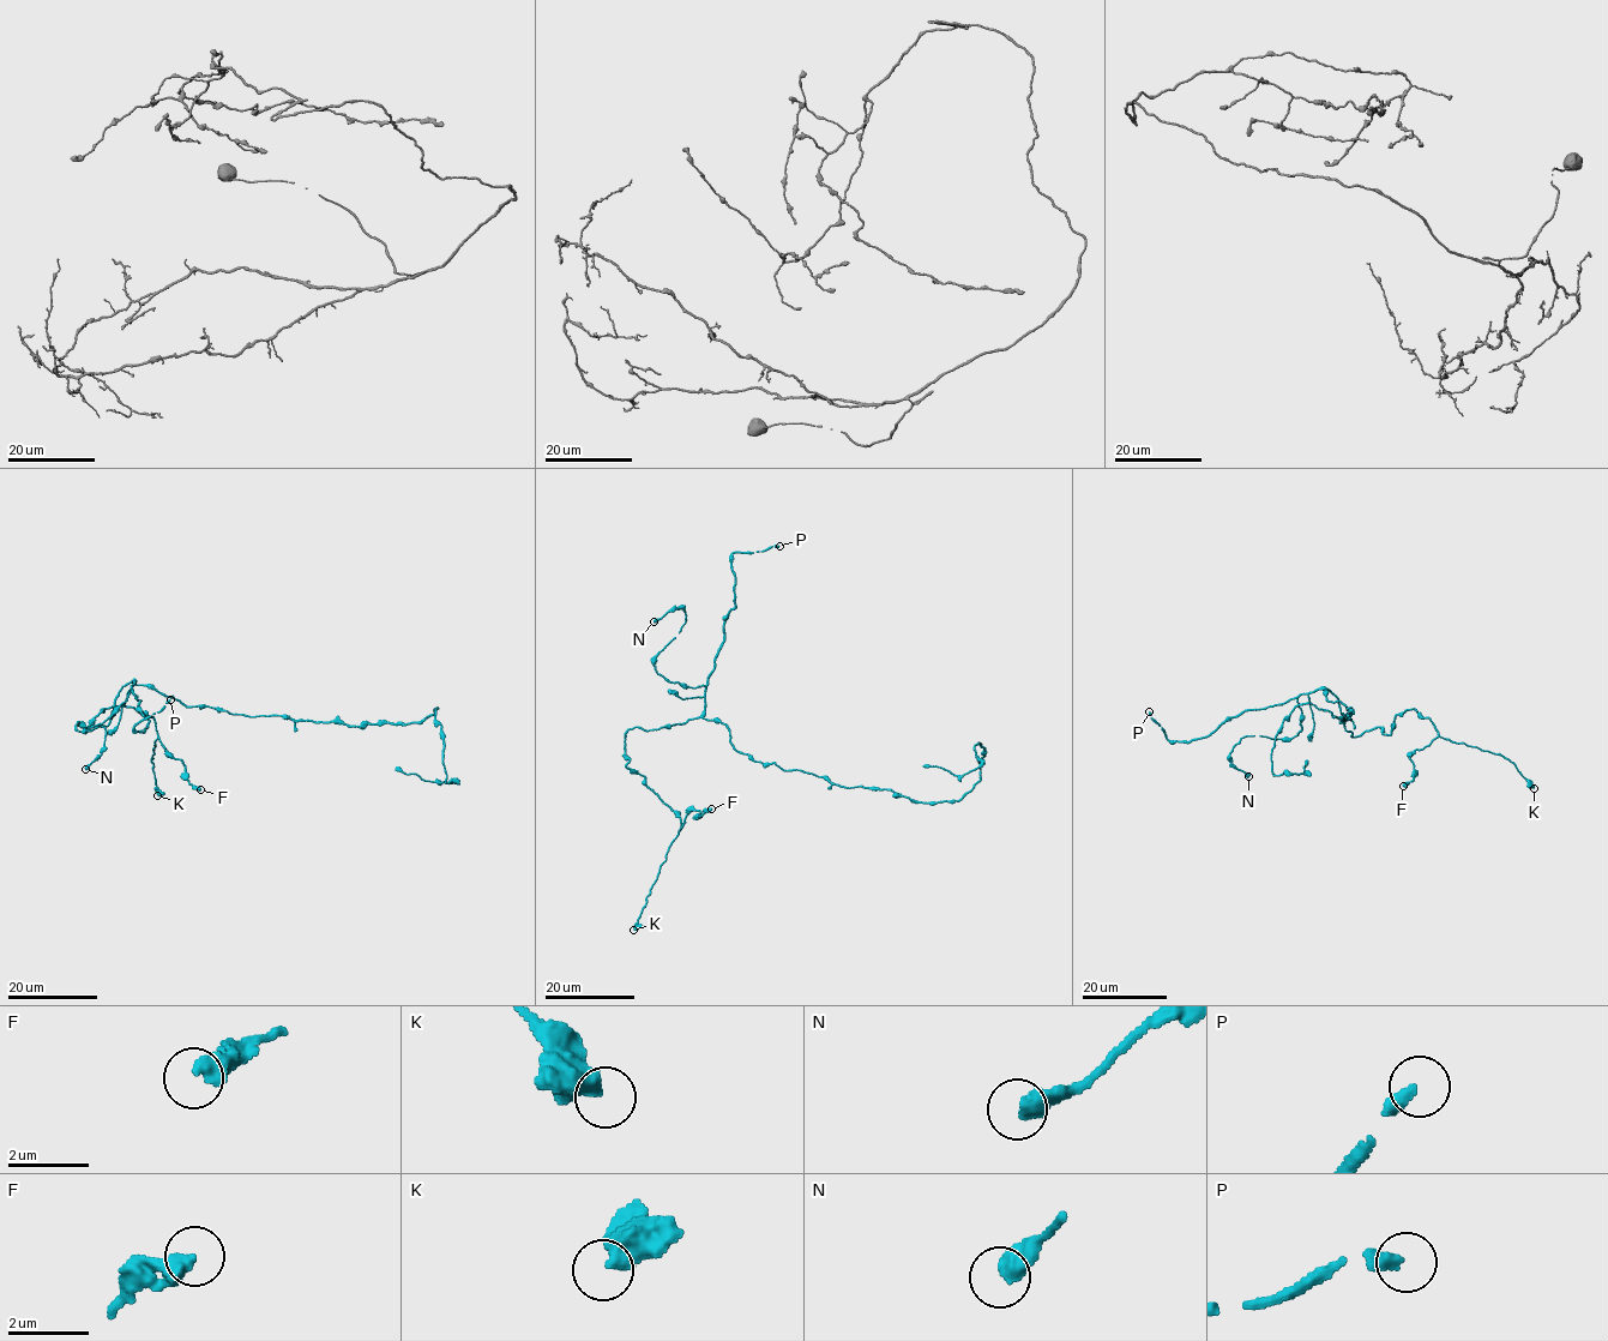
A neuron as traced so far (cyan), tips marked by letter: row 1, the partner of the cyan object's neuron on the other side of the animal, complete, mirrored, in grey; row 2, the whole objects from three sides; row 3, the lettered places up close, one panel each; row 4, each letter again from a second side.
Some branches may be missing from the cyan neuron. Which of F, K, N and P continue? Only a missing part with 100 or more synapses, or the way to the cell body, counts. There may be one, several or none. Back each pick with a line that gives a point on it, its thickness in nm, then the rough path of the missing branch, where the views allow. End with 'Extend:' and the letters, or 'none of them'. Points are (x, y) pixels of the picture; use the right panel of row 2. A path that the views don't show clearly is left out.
P: at (1149, 711); 340 nm thick; missing branch runs (1149, 711), (1149, 673), (1148, 710), (1211, 781), (1393, 828), (1468, 865), (1522, 837), (1529, 774), (1564, 733)
Extend: P

